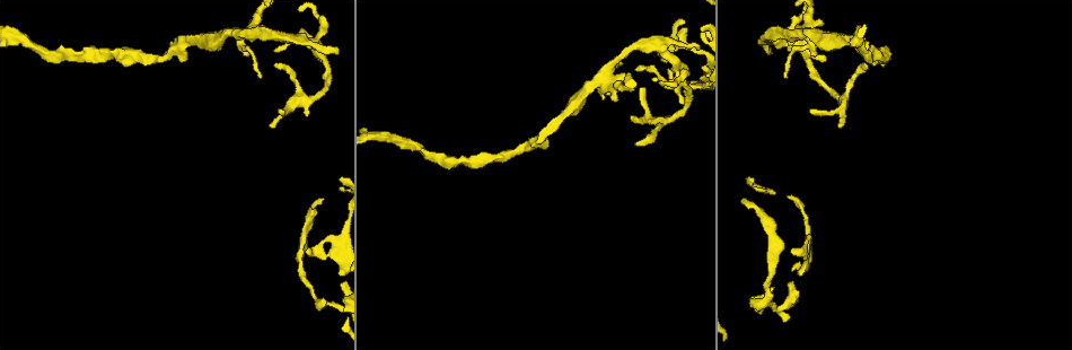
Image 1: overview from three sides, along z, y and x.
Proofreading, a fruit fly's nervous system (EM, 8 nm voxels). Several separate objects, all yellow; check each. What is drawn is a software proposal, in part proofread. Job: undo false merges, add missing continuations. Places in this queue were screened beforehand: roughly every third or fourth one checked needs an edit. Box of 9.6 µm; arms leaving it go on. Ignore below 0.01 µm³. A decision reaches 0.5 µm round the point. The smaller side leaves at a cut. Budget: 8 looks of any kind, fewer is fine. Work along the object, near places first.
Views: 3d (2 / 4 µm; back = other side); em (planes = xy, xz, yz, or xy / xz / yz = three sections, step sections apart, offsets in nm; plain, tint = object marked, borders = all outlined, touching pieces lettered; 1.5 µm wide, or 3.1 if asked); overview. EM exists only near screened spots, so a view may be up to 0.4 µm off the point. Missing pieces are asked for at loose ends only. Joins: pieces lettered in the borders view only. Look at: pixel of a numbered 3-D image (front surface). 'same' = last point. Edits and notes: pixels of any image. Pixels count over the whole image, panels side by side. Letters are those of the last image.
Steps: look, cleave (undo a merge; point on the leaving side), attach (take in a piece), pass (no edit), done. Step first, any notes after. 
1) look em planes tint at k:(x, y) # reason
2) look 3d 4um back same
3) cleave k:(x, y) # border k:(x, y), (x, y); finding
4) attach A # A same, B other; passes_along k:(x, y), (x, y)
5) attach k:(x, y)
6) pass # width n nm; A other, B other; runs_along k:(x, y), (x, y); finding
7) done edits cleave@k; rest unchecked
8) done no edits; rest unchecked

look em planes borders at 1:(325, 303) # thin end

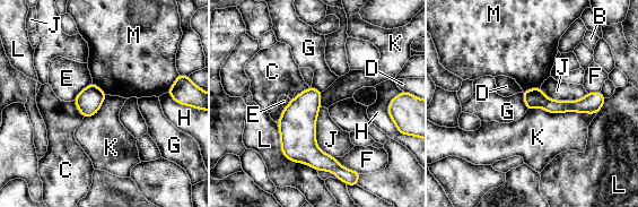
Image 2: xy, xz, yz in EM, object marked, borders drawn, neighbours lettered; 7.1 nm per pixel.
pass # B other, C other, D other, E other, F other, G other, H other, J other, K other, L other, M other; border 2:(527, 109), (596, 113); none of them fits

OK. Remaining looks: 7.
look 3d 4um at 1:(323, 198) # branch stops here

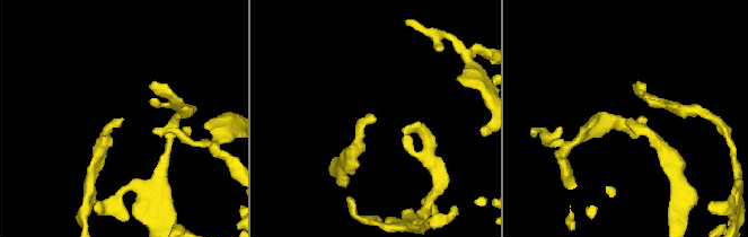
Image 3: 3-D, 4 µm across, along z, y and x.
look em yz step 4 borders at 3:(375, 116)

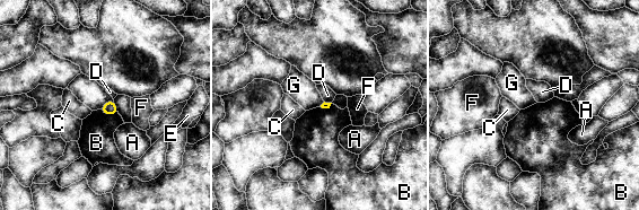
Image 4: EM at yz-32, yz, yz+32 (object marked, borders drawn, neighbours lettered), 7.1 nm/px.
look em planes borders same # another direction

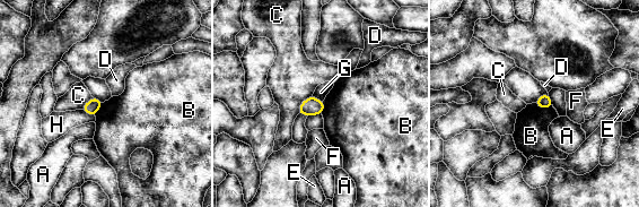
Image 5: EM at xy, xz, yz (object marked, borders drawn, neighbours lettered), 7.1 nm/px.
pass # A other, B other, C other, D other, E other, F other, G other, H other; border 5:(534, 103), (544, 108), (552, 106); none of them fits

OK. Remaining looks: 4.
look em planes tint at 1:(799, 31) # a fork

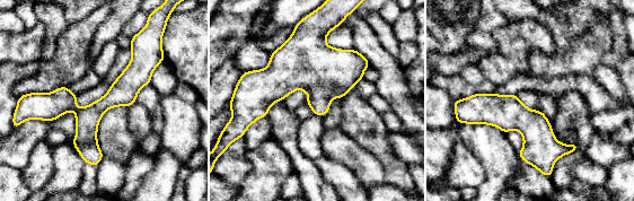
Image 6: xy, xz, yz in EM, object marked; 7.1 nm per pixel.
look em planes borders same

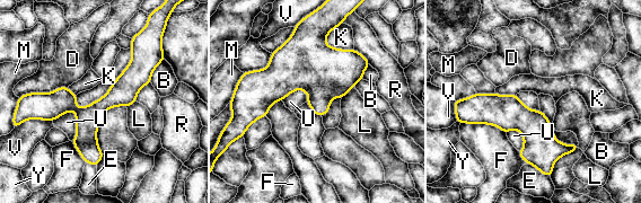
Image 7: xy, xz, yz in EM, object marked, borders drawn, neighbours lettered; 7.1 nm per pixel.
pass # B other, D other, E other, F other, K other, L other, M other, R other, U other, V other, Y other; border 7:(324, 38), (331, 46), (353, 49); continuous, no second cell

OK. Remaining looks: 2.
done no edits; rest unchecked

